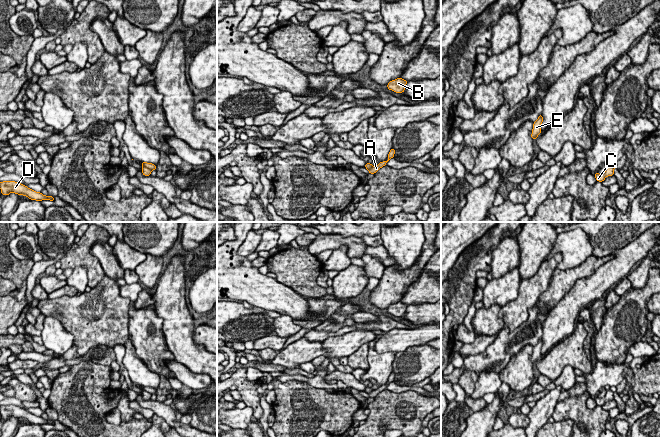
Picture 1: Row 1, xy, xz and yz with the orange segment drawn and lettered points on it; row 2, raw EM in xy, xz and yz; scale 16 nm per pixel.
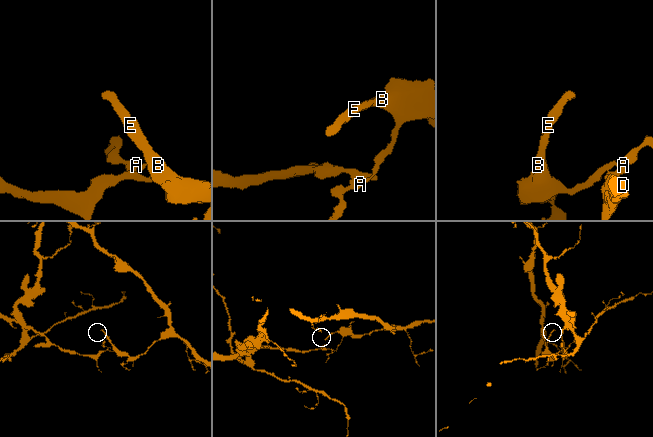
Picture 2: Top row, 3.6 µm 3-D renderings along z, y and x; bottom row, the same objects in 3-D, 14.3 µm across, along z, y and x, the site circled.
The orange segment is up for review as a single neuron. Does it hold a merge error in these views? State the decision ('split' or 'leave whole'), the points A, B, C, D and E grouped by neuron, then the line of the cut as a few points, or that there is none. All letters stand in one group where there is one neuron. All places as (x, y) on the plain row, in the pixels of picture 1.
split; groups A B E / C D; cut xy (142, 389), (151, 394)

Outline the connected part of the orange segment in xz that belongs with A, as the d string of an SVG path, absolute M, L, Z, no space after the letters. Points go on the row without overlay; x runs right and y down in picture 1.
M392 372L388 378L388 384L387 385L383 385L380 386L378 389L376 390L372 390L370 393L368 393L370 398L375 398L380 392L382 392L383 390L386 389L386 387L391 383L394 382L394 378L395 378L395 373Z

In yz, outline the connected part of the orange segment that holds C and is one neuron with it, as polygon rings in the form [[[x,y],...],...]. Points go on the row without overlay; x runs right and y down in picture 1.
[[[611,390],[606,391],[606,395],[603,398],[595,397],[595,402],[598,406],[603,406],[606,401],[613,400],[614,393]]]

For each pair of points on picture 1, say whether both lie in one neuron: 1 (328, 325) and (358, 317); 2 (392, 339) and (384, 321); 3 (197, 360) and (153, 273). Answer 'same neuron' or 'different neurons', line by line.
1: different neurons
2: different neurons
3: different neurons

